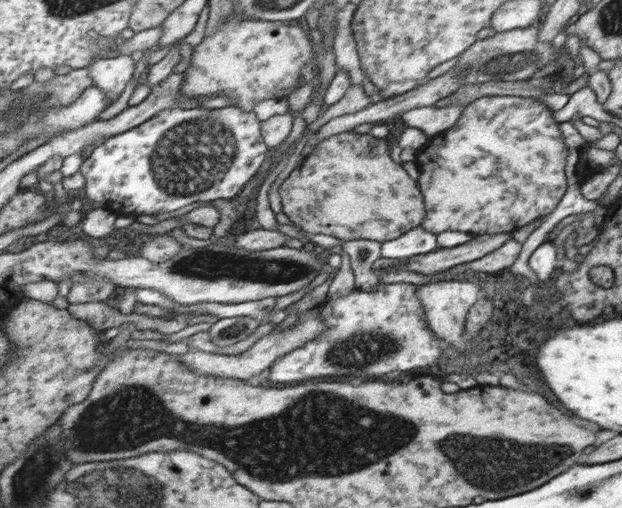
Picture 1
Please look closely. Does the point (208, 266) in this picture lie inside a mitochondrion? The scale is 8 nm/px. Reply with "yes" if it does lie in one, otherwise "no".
yes

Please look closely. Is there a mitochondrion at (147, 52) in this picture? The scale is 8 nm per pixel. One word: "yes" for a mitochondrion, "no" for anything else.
no

